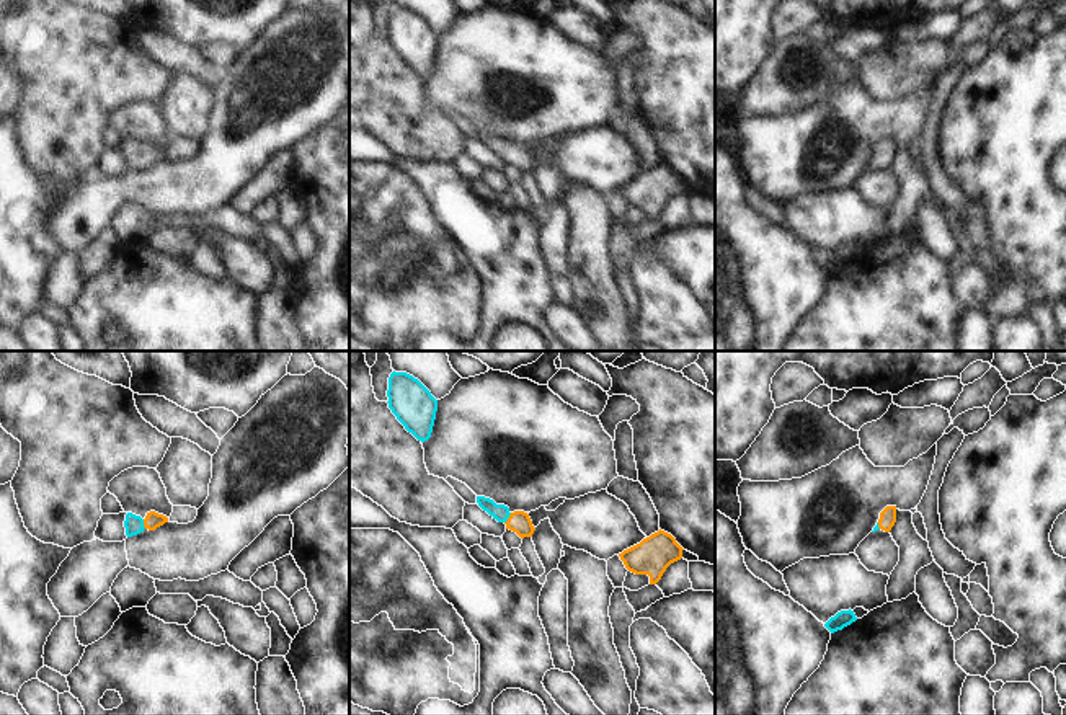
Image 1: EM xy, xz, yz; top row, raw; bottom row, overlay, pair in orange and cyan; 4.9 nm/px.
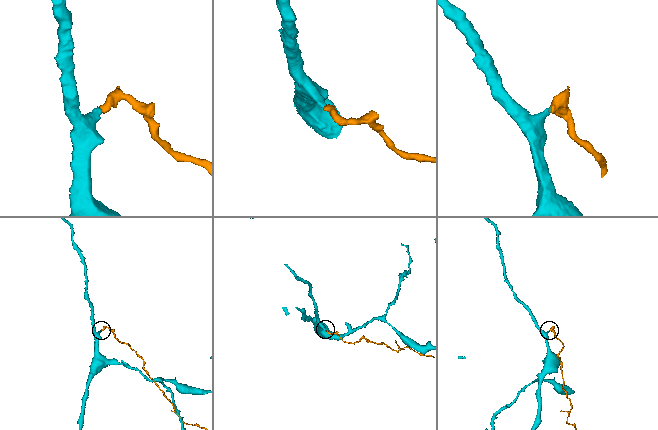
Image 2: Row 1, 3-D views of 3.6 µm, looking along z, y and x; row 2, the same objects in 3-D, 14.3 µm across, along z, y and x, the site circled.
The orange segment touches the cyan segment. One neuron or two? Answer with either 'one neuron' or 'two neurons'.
one neuron

